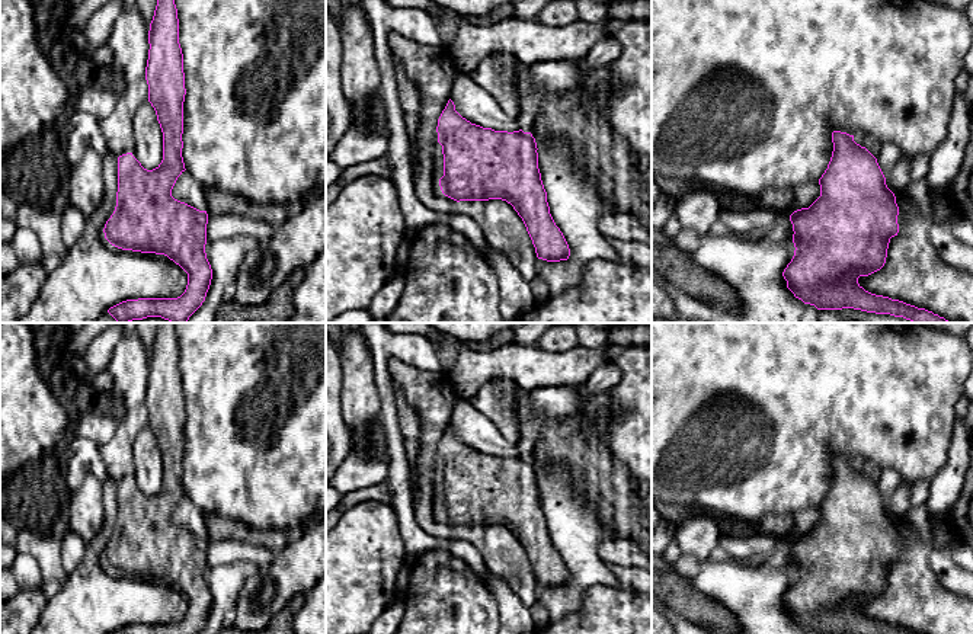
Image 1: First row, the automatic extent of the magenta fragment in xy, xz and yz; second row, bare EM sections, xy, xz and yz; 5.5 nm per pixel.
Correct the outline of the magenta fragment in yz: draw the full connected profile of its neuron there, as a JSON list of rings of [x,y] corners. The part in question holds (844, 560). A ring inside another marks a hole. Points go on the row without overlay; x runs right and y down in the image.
[[[833,457],[832,468],[830,487],[819,505],[820,522],[809,534],[797,535],[790,541],[796,576],[782,598],[787,614],[796,624],[816,634],[918,634],[899,625],[871,619],[858,609],[860,602],[868,602],[884,592],[890,564],[899,558],[899,532],[894,519],[886,510],[877,484],[865,473],[857,470],[854,461]]]

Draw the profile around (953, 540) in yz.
[[[951,521],[941,526],[938,535],[945,539],[945,544],[941,547],[941,550],[948,553],[961,547],[966,542]]]

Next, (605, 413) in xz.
[[[604,406],[596,412],[596,417],[601,420],[601,423],[596,425],[592,419],[589,419],[589,435],[598,433],[602,426],[614,417],[614,412],[608,406]]]

